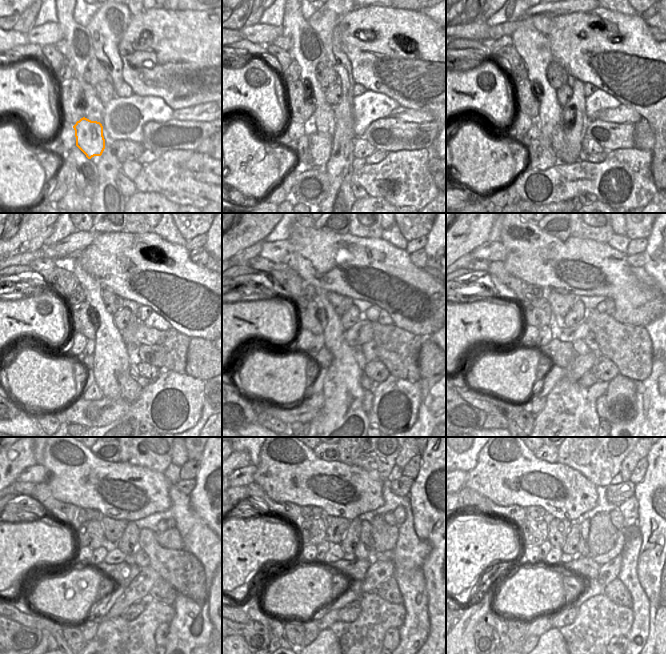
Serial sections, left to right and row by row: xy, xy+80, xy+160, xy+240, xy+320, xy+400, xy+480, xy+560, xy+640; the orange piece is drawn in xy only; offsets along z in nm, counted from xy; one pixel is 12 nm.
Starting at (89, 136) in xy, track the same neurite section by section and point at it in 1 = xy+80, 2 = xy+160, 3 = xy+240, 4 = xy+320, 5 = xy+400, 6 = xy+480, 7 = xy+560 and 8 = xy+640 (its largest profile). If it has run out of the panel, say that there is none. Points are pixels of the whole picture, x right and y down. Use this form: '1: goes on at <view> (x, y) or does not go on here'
1: goes on at xy+80 (320, 145)
2: goes on at xy+160 (542, 157)
3: goes on at xy+240 (93, 393)
4: goes on at xy+320 (316, 401)
5: goes on at xy+400 (536, 405)
6: goes on at xy+480 (89, 629)
7: goes on at xy+560 (311, 630)
8: goes on at xy+640 (532, 640)

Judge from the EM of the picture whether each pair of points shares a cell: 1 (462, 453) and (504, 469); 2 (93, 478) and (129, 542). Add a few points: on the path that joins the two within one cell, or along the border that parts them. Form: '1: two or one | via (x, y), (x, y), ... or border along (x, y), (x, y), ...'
1: two | border along (483, 447), (477, 458), (477, 464), (467, 472)
2: two | border along (128, 520), (134, 521)

